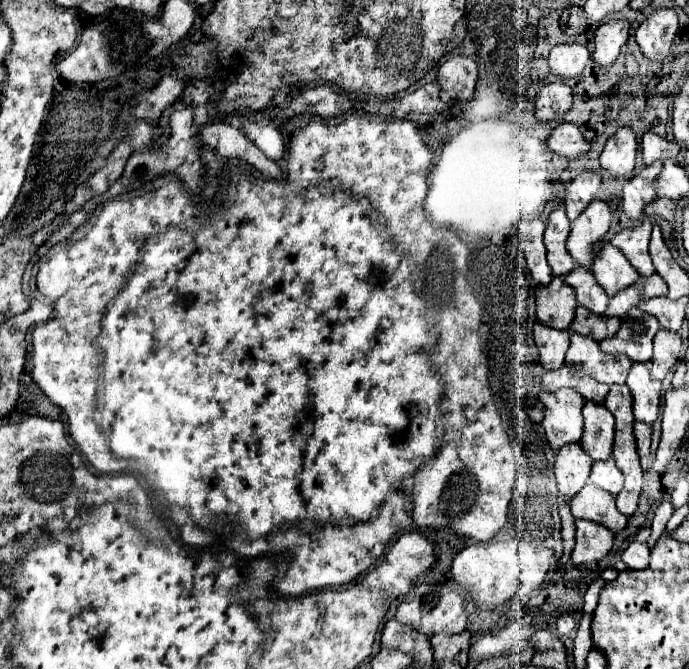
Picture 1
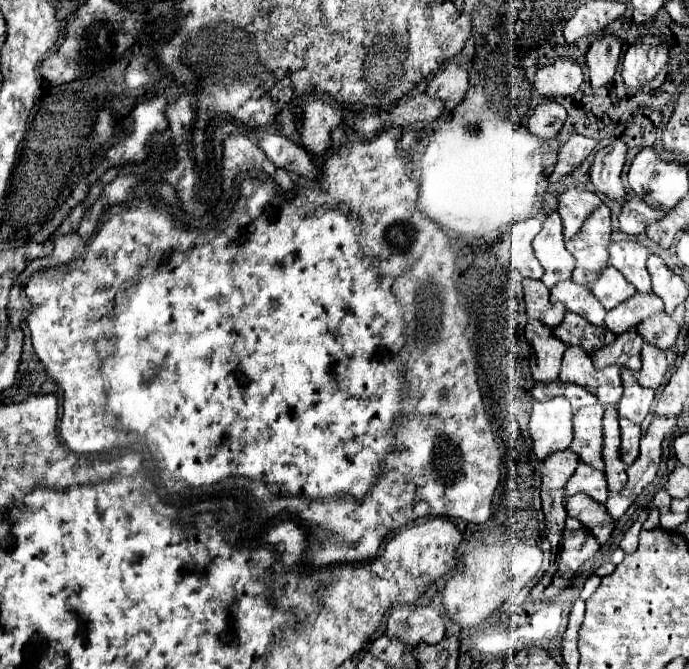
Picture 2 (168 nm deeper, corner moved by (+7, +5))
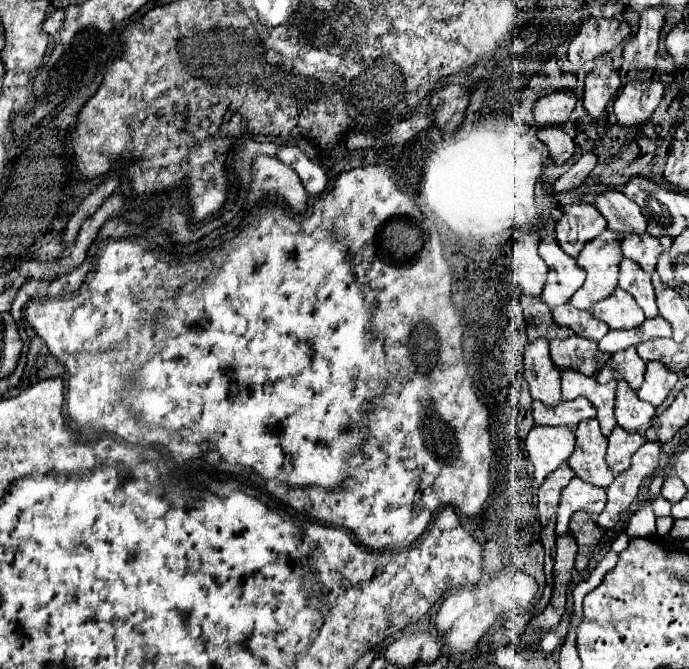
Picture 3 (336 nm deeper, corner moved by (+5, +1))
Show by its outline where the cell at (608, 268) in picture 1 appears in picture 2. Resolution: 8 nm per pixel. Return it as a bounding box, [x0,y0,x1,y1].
[591,265,635,311]

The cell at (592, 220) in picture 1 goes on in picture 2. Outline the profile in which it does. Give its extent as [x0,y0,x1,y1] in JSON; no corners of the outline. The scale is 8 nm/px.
[567,205,611,285]

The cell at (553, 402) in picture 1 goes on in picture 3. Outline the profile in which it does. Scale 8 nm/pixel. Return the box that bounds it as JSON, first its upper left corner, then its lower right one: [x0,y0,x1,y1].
[527,425,575,483]

